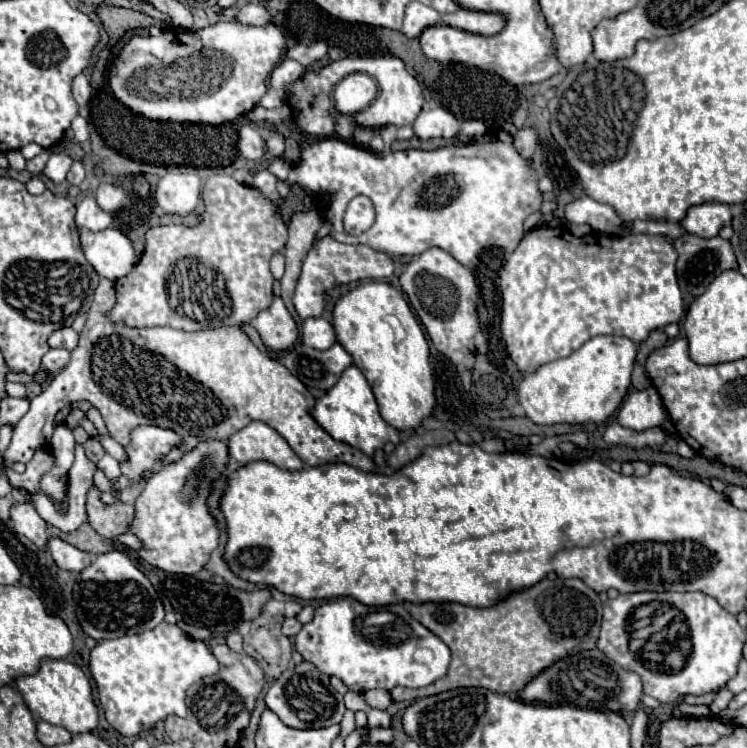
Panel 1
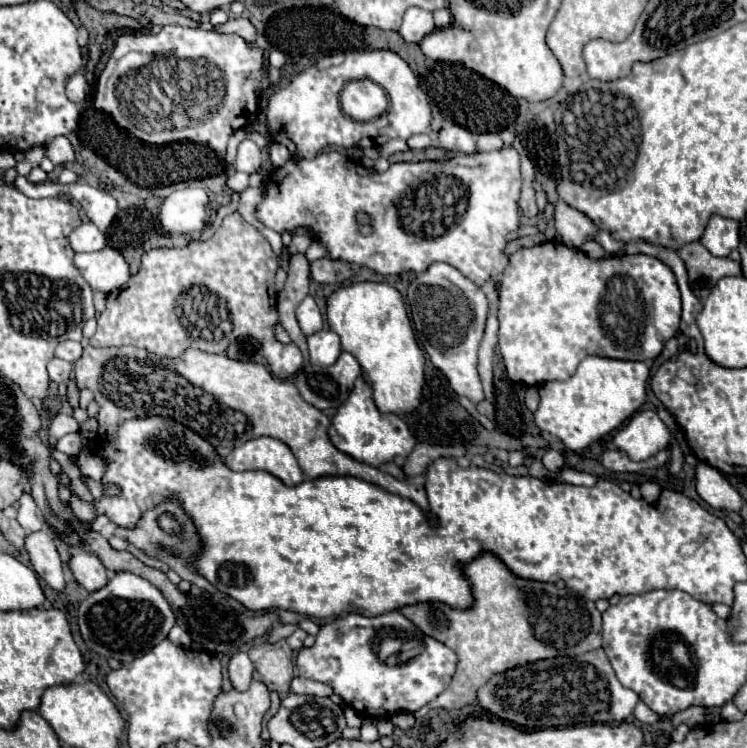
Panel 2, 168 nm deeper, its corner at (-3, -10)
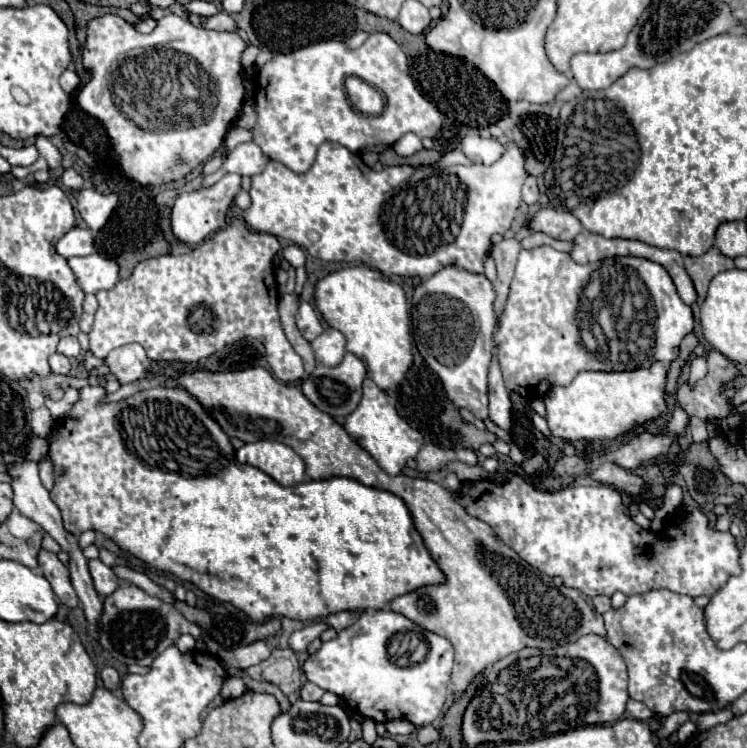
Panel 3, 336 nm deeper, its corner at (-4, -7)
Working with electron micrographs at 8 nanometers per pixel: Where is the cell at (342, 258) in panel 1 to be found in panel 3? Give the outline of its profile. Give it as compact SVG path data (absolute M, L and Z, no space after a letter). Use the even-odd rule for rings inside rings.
M302 302L300 304L300 310L296 314L296 324L298 324L302 336L306 340L310 340L310 342L322 332L322 324L318 320L318 314L314 312L314 308L308 302Z

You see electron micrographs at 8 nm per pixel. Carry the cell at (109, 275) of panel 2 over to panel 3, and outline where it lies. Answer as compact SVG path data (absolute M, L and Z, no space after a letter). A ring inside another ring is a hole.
M90 254L82 258L68 258L70 268L76 272L80 286L86 294L96 294L100 290L110 290L120 280L120 266L102 254Z

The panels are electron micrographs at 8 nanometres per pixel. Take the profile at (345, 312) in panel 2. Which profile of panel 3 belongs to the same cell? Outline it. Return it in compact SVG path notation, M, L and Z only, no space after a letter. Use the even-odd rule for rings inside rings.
M366 264L328 274L316 284L316 306L324 320L346 338L346 350L366 362L372 380L384 392L400 386L412 366L412 336L406 294L400 284Z

